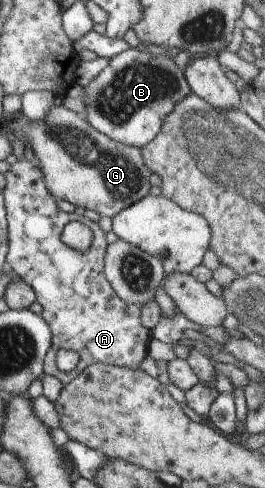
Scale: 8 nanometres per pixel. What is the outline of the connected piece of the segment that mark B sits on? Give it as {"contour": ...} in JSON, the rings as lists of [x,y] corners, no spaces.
{"contour":[[[142,47],[144,51],[129,48],[112,56],[108,66],[102,69],[84,87],[84,107],[87,110],[84,119],[92,129],[104,134],[110,141],[123,146],[140,149],[146,145],[160,129],[162,120],[171,111],[174,104],[186,97],[191,91],[186,83],[183,68],[176,66],[163,51]]]}

